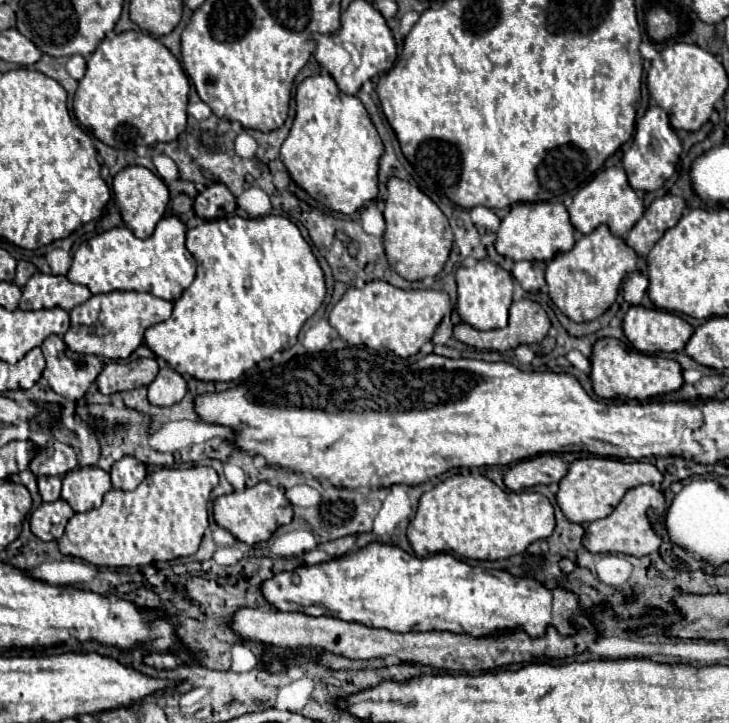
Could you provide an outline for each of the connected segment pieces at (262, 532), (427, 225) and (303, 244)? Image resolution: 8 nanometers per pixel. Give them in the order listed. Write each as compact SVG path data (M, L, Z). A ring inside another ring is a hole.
M261 481L243 491L233 491L231 495L217 497L213 503L213 517L215 517L217 525L231 531L235 535L235 539L239 539L247 545L257 545L257 543L269 541L271 535L277 531L277 527L291 523L293 505L285 497L283 489Z
M391 177L387 189L389 189L389 197L385 201L385 211L383 211L387 223L383 235L387 261L407 281L435 277L443 269L445 261L449 259L451 245L453 245L453 231L449 227L447 217L425 193L421 193L415 185L403 179Z
M265 215L259 219L243 219L243 217L225 217L225 219L213 219L213 221L203 221L201 225L193 227L187 231L187 249L189 253L195 257L197 261L197 277L195 281L183 291L183 295L175 301L173 307L173 315L163 321L157 323L153 327L149 327L145 331L145 345L161 359L165 359L177 373L181 375L191 375L195 379L201 381L235 381L239 379L247 369L255 367L259 361L269 359L273 353L277 351L285 351L291 349L297 343L297 335L303 327L303 323L315 315L315 311L321 307L323 299L325 299L325 279L323 279L323 271L315 259L315 255L311 253L309 243L303 239L299 227L295 223L291 223L289 219L281 217L281 215Z

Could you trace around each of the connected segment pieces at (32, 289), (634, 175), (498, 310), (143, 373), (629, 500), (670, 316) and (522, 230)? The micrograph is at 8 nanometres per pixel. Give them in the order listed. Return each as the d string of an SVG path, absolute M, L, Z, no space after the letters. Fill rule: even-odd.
M35 273L23 287L23 297L19 309L73 309L75 305L85 303L91 297L91 291L85 285L71 283L63 275L45 275Z
M659 105L649 107L647 113L637 121L637 131L631 149L623 155L623 165L631 187L635 191L657 191L675 173L679 155L681 155L681 141L669 123L667 111L663 111Z
M489 259L477 261L473 267L459 267L457 269L457 313L459 317L469 323L475 329L487 331L487 329L501 329L507 327L507 313L511 307L511 295L513 295L513 277L499 265L491 263Z
M137 359L131 363L107 363L99 377L95 379L103 395L117 391L129 391L143 385L149 385L159 371L155 359Z
M639 485L625 493L621 503L613 509L613 513L605 519L597 519L587 525L583 545L591 553L623 553L633 557L645 557L653 551L659 551L661 537L655 533L649 513L661 515L665 513L665 497L653 485Z
M643 305L629 307L623 319L623 331L631 345L643 353L683 351L695 329L675 313L647 309Z
M553 201L513 205L507 217L503 217L495 241L495 249L499 255L511 257L513 261L527 259L539 263L547 263L555 255L571 251L573 245L575 245L575 227L571 227L567 207L563 203L553 203Z

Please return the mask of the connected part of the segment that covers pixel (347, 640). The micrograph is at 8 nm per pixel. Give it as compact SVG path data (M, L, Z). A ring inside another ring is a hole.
M239 609L233 615L231 621L231 629L235 633L239 633L245 639L253 639L253 641L261 641L261 643L269 643L269 645L277 645L277 647L315 647L315 649L327 649L333 651L337 655L345 655L349 659L373 659L373 657L387 657L393 655L401 661L411 661L411 663L419 663L419 665L431 665L435 669L443 669L443 671L463 671L463 673L485 673L485 671L493 671L497 667L509 665L509 663L523 663L523 661L531 661L537 657L569 657L575 653L581 653L589 641L593 641L597 637L595 631L589 629L579 629L575 635L559 635L555 627L547 629L545 637L539 639L531 639L529 635L525 635L523 631L511 631L499 637L481 637L475 639L471 635L455 635L455 633L447 633L447 631L427 631L427 633L393 633L387 629L373 629L373 627L365 627L361 623L349 623L349 621L341 621L335 617L311 617L311 615L303 615L303 613L283 613L283 611L275 611L275 609Z

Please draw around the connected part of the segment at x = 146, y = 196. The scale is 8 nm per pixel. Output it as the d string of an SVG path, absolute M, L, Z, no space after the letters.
M125 167L115 175L113 191L125 225L135 233L135 237L151 237L157 221L163 217L169 203L169 189L163 183L163 179L159 179L145 167Z

